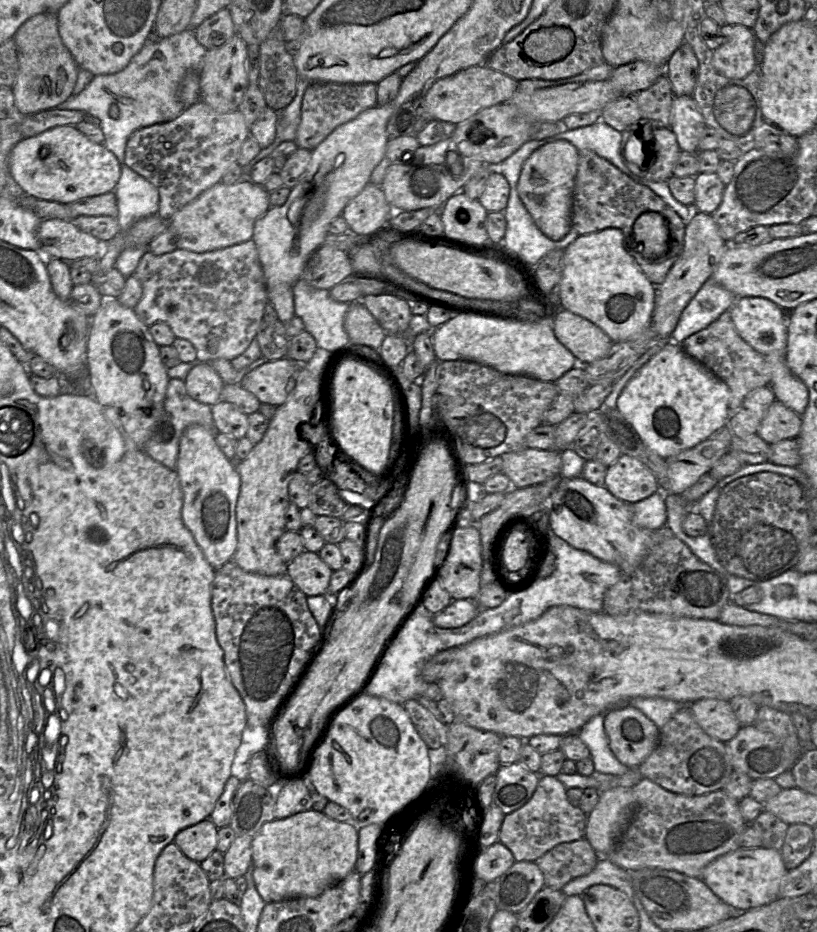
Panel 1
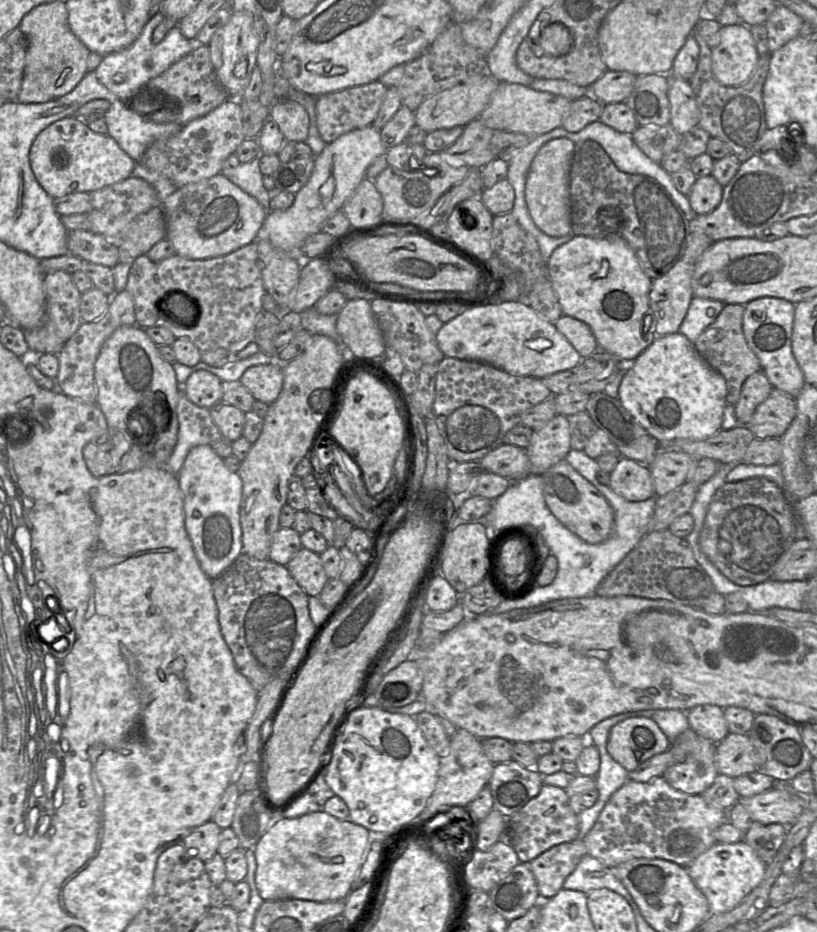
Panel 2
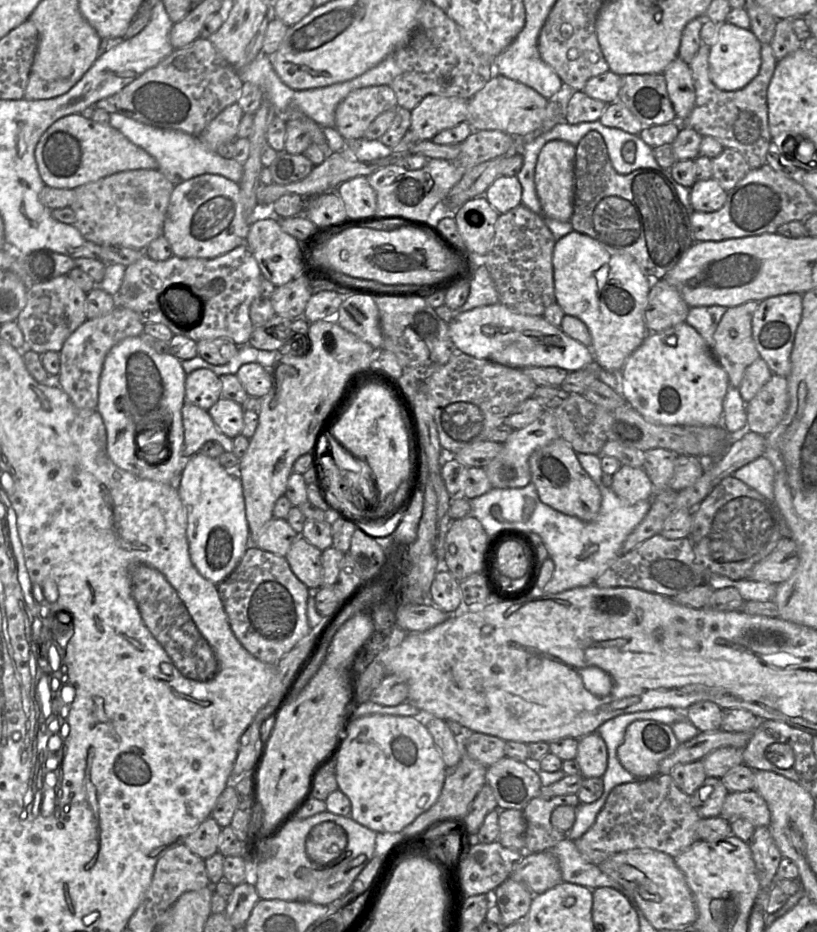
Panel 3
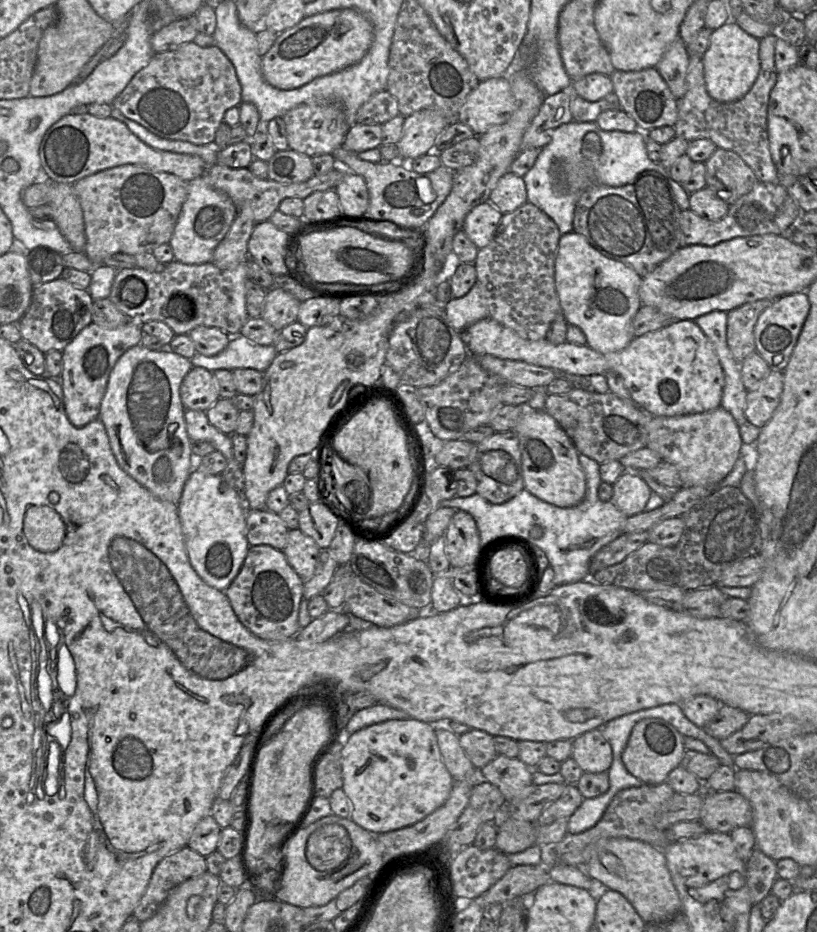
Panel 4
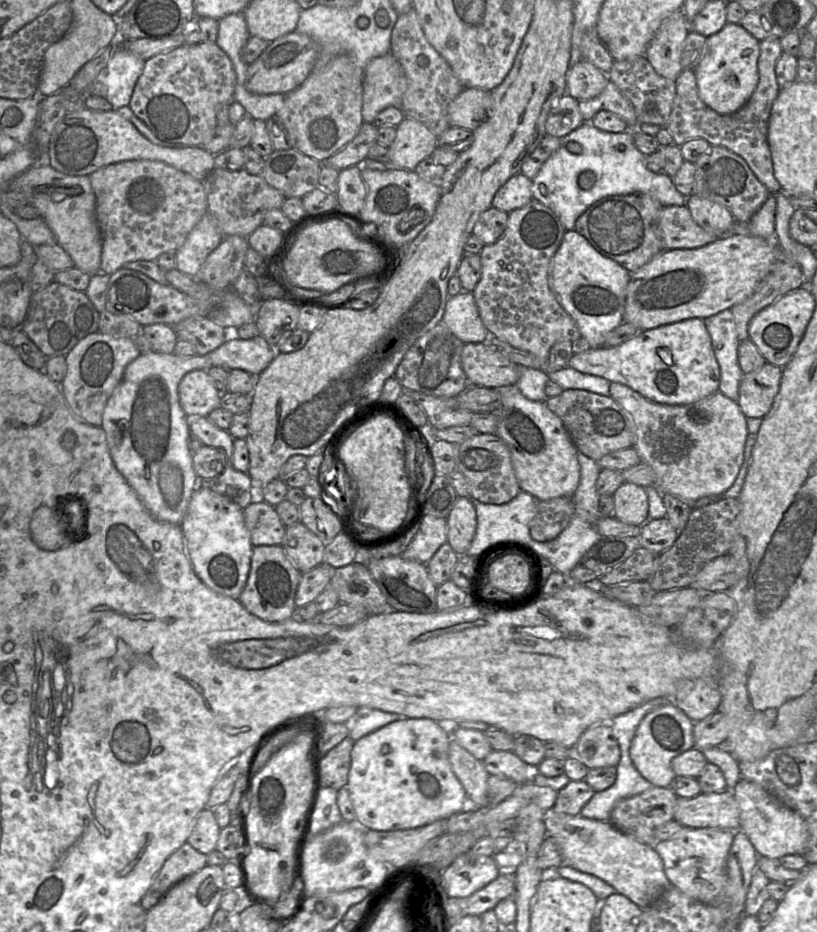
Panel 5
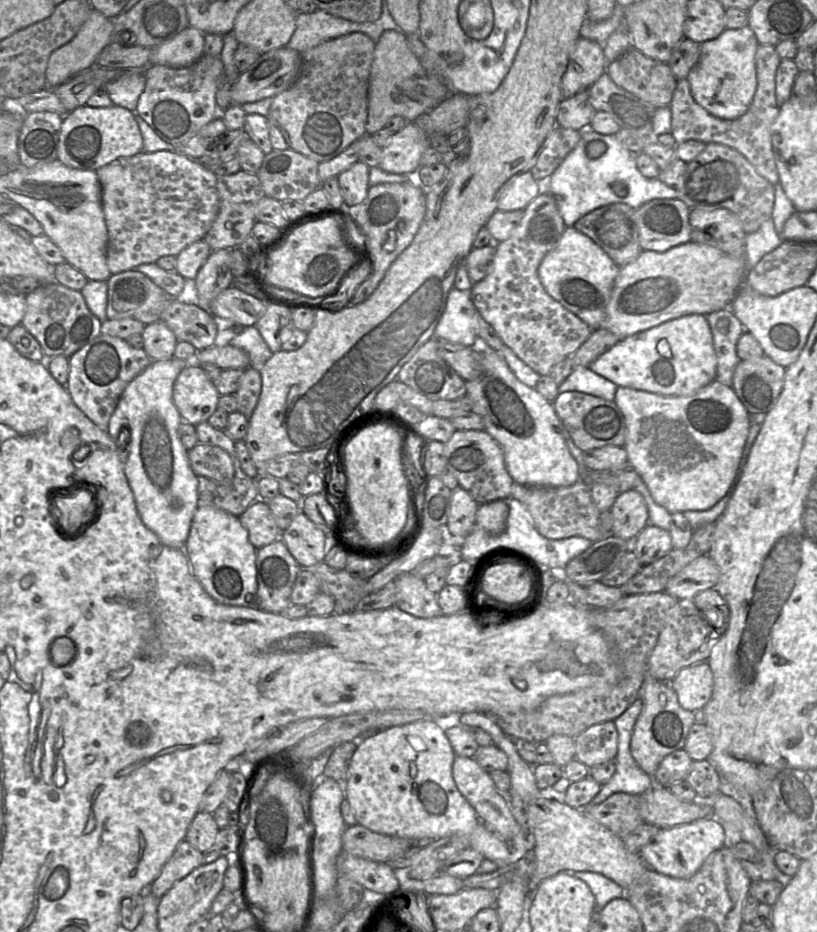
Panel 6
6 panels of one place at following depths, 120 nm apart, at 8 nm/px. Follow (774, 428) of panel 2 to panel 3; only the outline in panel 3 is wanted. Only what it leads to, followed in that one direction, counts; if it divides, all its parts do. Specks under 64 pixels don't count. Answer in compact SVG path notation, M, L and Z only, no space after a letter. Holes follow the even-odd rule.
M772 374L754 398L746 403L747 430L766 436L784 418L788 404L786 377Z

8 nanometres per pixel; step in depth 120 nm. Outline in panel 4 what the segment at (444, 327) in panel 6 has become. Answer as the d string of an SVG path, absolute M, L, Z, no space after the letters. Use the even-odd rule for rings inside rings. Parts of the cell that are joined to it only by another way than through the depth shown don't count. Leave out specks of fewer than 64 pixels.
M478 280L465 296L452 298L444 308L448 322L458 332L462 332L471 324L489 317L488 309L483 304Z

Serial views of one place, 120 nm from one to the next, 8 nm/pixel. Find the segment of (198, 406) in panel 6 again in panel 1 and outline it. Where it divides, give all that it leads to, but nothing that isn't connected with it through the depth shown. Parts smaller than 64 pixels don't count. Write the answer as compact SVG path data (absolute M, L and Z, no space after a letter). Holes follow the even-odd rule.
M208 362L194 363L183 381L192 399L209 406L221 400L224 382Z

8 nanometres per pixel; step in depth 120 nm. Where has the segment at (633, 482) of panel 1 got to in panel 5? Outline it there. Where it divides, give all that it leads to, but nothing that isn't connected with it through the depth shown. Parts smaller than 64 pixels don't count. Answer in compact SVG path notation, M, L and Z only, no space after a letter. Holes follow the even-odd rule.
M623 482L613 494L614 516L621 522L641 527L649 520L646 489Z

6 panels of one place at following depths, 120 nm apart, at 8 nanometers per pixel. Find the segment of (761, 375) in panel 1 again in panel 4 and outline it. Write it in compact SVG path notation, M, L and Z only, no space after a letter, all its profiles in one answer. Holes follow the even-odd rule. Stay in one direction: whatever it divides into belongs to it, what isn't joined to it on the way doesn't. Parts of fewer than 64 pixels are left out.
M761 299L745 303L727 312L727 345L737 361L756 350L754 327L759 315L770 306L774 300Z

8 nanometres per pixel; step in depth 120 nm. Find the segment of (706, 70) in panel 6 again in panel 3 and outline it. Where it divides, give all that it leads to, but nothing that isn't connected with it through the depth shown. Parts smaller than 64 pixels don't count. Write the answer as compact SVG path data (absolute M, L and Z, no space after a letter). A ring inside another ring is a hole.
M728 22L719 24L709 53L709 72L714 85L723 91L735 91L745 87L759 72L761 45L750 29Z

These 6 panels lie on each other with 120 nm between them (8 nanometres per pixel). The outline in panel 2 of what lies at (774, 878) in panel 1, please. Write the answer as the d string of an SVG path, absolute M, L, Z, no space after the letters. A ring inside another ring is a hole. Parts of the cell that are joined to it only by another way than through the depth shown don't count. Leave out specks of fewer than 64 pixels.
M745 841L733 844L716 843L699 855L688 867L684 867L696 887L708 900L711 914L718 914L736 908L761 883L766 865Z

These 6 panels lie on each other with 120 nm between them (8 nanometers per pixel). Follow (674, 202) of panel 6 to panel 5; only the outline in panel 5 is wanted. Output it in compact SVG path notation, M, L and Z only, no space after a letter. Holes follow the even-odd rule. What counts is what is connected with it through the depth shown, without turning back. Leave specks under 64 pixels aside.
M686 205L664 206L659 214L659 231L664 250L698 248L718 239L693 220Z

